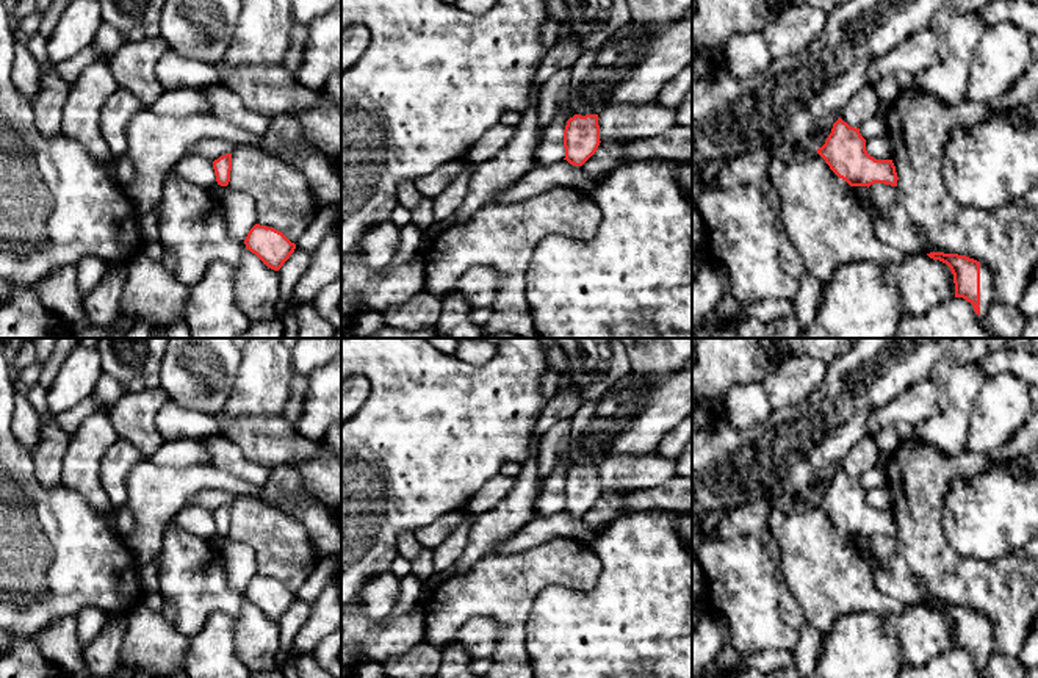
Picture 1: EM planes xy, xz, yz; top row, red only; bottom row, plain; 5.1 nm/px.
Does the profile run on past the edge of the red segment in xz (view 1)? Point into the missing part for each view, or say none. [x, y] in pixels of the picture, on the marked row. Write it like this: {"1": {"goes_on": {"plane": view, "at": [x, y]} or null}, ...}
{"1": {"goes_on": null}}

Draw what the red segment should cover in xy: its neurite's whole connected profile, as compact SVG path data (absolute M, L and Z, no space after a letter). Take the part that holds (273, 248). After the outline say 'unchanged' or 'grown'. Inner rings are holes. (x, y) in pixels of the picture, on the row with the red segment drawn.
M255 224L246 240L246 249L255 254L268 268L279 271L294 252L296 244L291 243L282 232Z; unchanged

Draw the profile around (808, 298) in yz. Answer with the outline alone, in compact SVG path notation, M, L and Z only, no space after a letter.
M805 272L798 277L800 287L797 294L791 299L794 316L800 327L809 327L817 315L817 307L822 302L824 282Z

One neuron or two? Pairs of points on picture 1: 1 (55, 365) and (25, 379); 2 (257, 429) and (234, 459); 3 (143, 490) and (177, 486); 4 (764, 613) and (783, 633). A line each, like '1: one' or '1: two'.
1: two
2: two
3: one
4: one

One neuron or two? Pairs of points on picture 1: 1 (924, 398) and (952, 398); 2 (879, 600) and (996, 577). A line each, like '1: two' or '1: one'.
1: two
2: two

